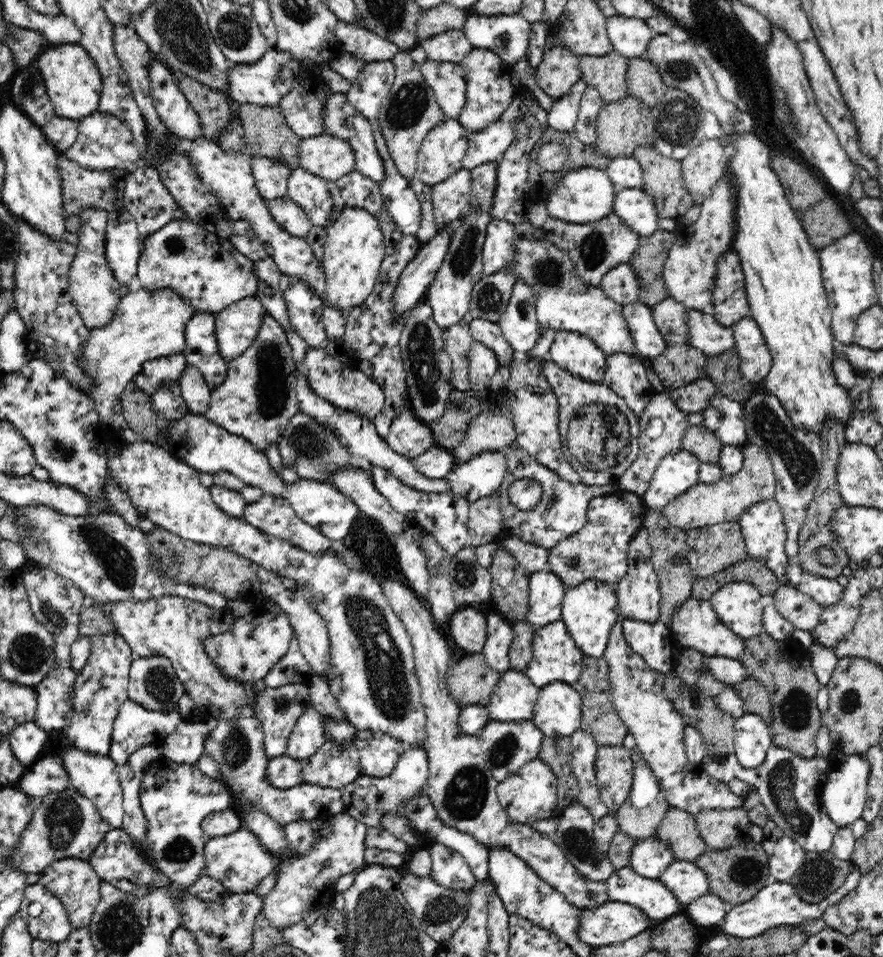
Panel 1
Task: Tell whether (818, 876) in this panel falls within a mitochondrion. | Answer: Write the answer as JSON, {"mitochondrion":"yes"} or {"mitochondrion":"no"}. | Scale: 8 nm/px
{"mitochondrion":"yes"}

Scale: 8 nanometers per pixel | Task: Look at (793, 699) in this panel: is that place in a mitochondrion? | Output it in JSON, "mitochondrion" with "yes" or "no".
{"mitochondrion":"yes"}

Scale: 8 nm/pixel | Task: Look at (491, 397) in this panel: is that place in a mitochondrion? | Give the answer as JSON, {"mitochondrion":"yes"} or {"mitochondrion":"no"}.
{"mitochondrion":"no"}

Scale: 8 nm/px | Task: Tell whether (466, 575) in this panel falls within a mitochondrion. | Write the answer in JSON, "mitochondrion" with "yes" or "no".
{"mitochondrion":"yes"}

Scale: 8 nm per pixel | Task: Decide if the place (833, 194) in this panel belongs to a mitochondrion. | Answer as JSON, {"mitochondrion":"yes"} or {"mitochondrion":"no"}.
{"mitochondrion":"no"}

